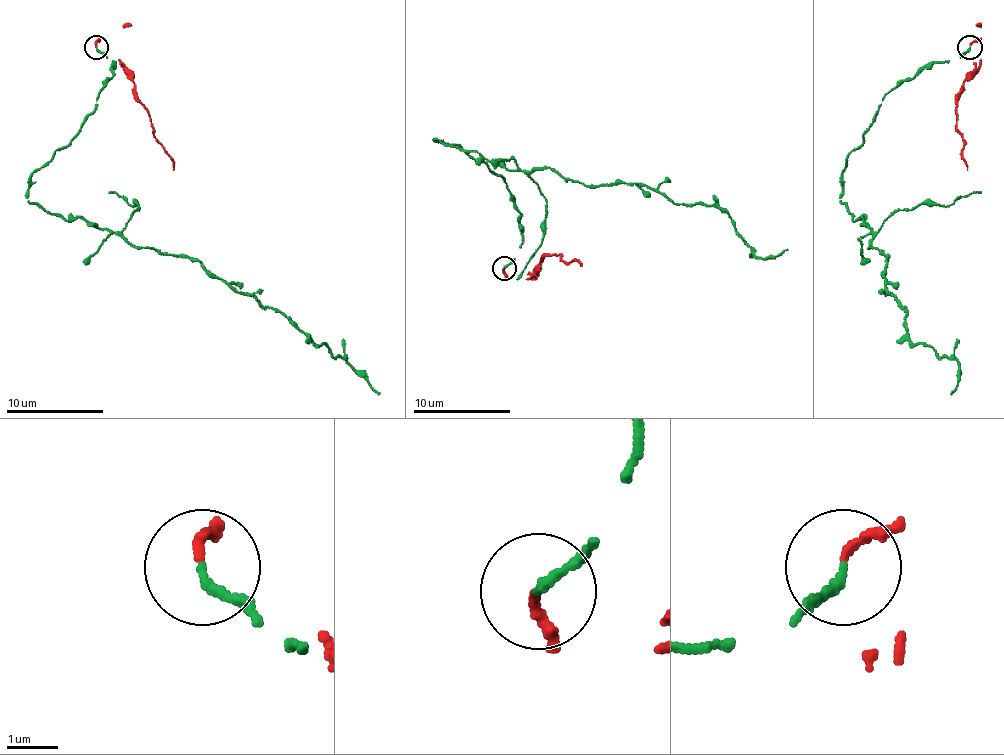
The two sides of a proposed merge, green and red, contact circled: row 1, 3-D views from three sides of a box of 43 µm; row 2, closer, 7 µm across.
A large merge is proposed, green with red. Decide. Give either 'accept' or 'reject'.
reject

